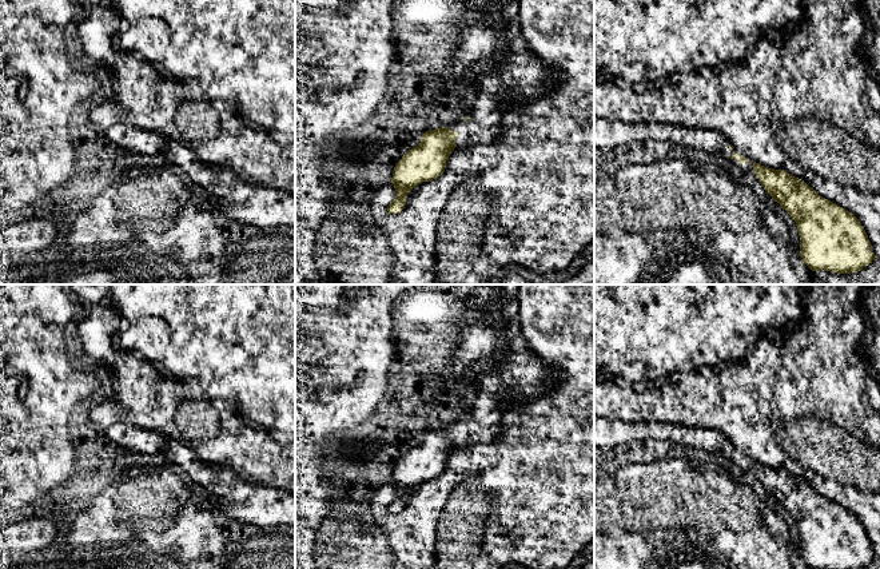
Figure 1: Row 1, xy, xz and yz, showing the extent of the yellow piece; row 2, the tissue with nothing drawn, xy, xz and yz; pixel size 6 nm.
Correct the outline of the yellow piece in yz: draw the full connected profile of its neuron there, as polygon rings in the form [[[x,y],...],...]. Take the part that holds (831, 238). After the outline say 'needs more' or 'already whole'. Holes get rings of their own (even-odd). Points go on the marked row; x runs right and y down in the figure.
[[[594,118],[594,148],[633,146],[648,140],[669,142],[686,150],[722,156],[744,174],[756,176],[796,222],[799,255],[812,271],[859,272],[876,258],[864,227],[853,214],[823,198],[804,180],[784,170],[756,163],[714,130],[657,122],[628,124]]]; needs more

